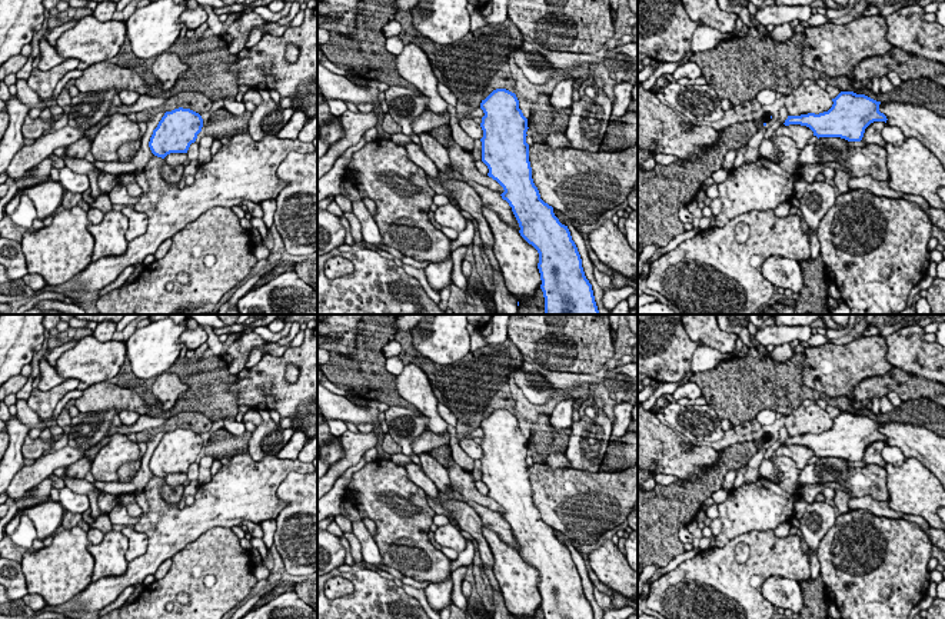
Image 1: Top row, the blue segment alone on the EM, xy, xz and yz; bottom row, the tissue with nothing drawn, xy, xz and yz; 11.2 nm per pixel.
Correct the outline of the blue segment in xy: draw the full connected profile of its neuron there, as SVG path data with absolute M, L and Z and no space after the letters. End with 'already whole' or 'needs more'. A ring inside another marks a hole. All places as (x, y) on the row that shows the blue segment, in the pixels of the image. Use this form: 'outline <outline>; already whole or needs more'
outline M190 109L166 112L149 142L152 153L164 159L170 153L187 153L202 132L203 119Z; already whole

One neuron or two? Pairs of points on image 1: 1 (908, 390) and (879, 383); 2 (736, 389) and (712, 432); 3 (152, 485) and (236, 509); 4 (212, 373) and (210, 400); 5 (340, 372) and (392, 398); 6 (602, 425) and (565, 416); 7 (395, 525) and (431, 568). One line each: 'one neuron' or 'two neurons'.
1: one neuron
2: two neurons
3: one neuron
4: one neuron
5: one neuron
6: two neurons
7: one neuron

